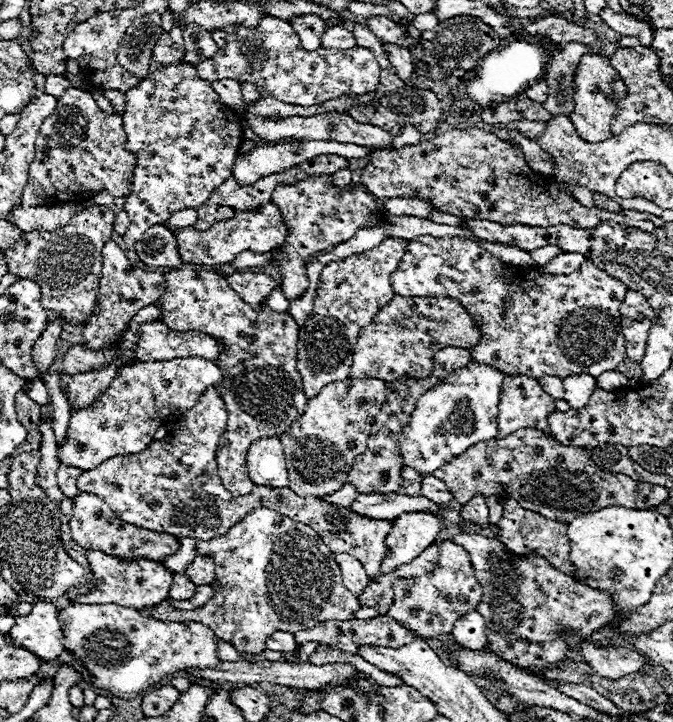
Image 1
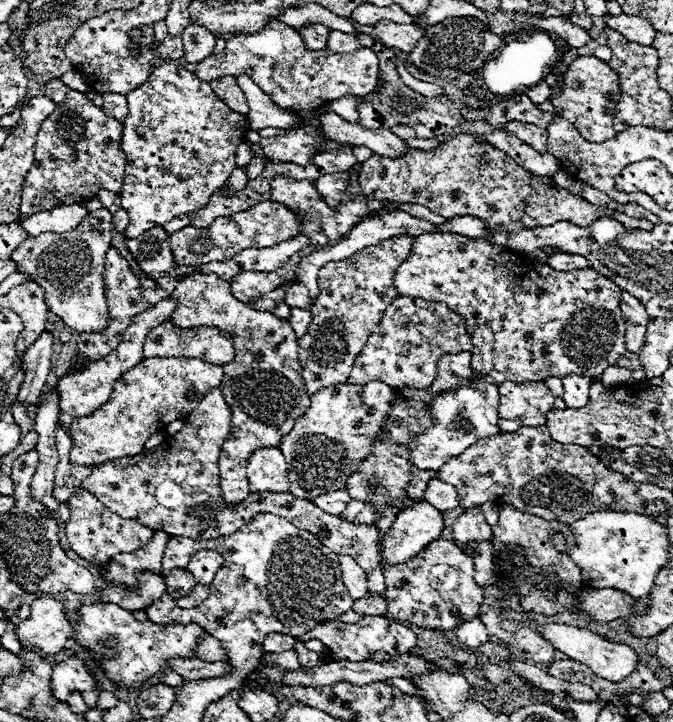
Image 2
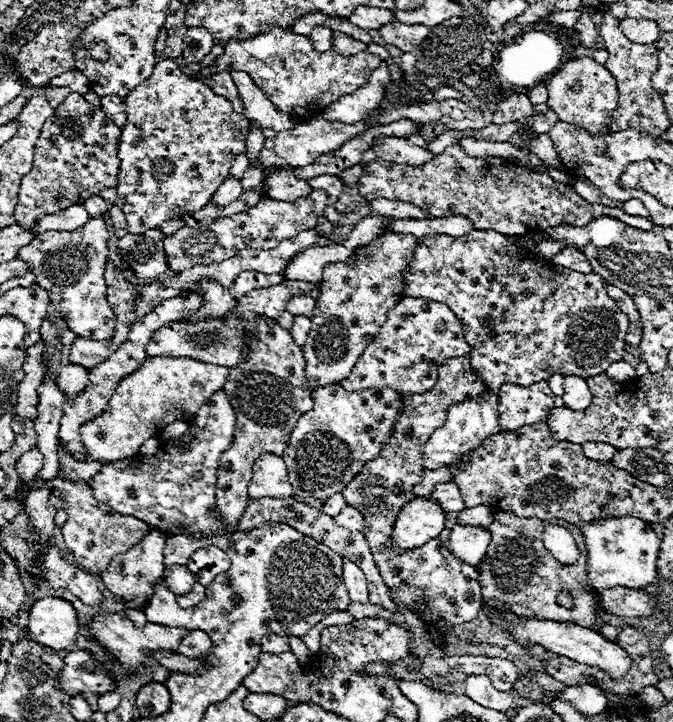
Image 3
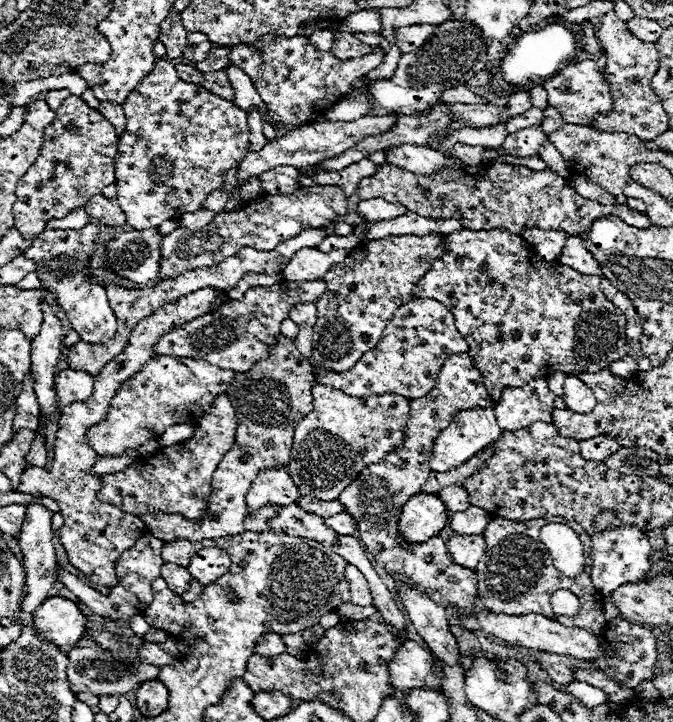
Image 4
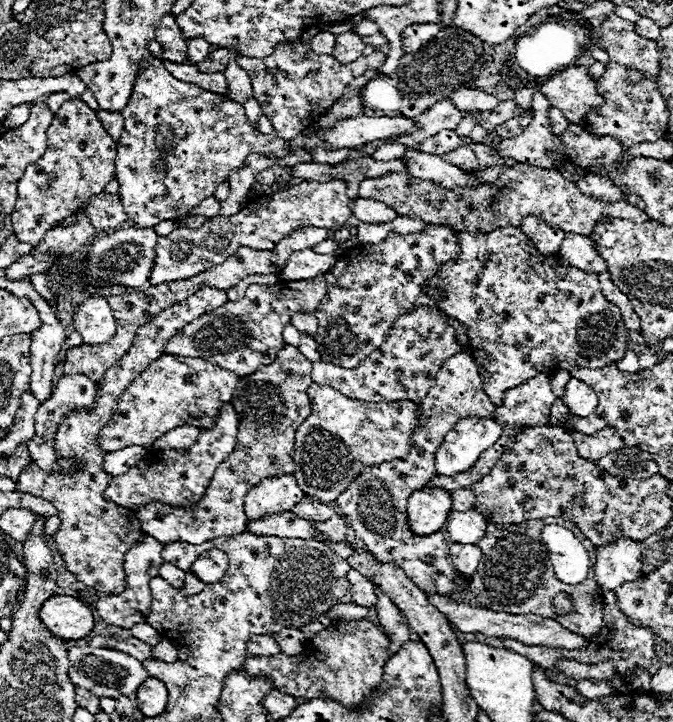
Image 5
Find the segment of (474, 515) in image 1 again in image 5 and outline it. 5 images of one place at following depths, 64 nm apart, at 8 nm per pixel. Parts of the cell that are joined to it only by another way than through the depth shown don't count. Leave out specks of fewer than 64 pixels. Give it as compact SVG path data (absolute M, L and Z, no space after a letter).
M452 542L448 554L450 554L450 560L454 562L456 570L470 578L476 572L476 566L480 562L482 550L476 544L458 544L458 542Z

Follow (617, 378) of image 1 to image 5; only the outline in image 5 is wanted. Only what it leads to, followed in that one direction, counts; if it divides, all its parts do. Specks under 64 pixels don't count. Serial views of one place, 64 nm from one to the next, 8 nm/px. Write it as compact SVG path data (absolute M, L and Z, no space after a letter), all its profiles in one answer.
M628 350L626 356L620 362L616 362L616 366L622 372L636 372L638 370L638 356L632 350Z

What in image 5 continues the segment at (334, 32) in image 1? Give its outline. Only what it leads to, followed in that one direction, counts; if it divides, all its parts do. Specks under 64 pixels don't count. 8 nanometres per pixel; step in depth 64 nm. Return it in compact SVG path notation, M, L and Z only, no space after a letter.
M344 32L344 34L336 36L336 46L334 46L332 56L340 64L350 64L360 56L368 56L370 52L376 52L376 48L370 46L370 44L364 44L362 36L352 34L352 32Z

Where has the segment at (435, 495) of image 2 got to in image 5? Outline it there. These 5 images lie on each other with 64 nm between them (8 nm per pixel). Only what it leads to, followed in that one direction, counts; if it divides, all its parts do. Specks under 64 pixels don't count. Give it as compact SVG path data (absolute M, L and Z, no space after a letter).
M458 488L458 490L450 492L450 496L452 496L452 510L464 512L464 510L470 510L474 506L474 492L472 490Z

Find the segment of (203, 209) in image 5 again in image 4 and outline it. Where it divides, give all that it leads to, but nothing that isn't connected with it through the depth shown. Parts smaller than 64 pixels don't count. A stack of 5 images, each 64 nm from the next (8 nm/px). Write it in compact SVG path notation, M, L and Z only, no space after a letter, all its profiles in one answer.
M220 188L218 192L212 192L212 194L206 198L206 204L202 204L202 206L208 208L208 210L214 210L214 212L222 212L224 206L226 206L226 202L232 198L232 194L234 194L234 192L224 192L224 190Z

